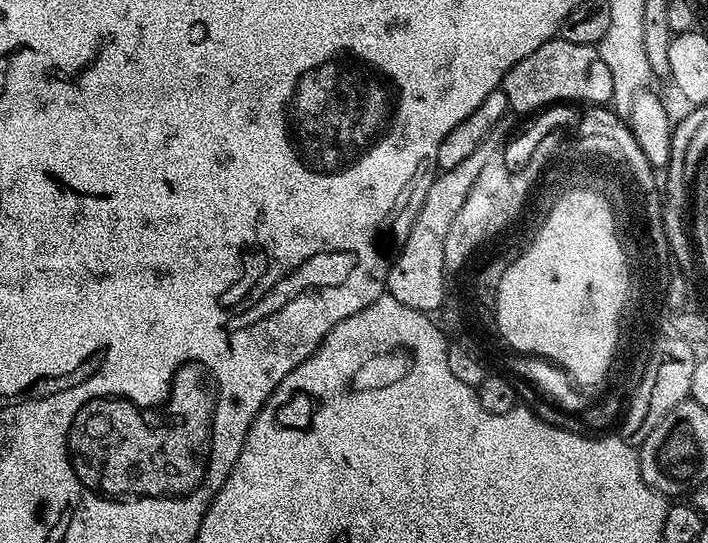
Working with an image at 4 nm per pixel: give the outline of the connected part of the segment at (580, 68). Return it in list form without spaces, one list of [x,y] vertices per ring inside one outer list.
[[[559,38],[538,46],[534,54],[526,54],[526,58],[504,76],[502,87],[513,113],[532,112],[535,108],[544,110],[561,102],[576,102],[574,100],[581,100],[584,106],[604,106],[614,94],[614,82],[610,79],[606,62],[602,62],[599,47]]]

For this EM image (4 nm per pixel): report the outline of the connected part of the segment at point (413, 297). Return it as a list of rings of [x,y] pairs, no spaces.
[[[483,155],[481,159],[470,157],[454,170],[440,172],[432,181],[424,201],[420,207],[420,213],[416,215],[416,221],[412,223],[412,229],[408,231],[408,237],[399,245],[394,259],[388,270],[387,295],[398,298],[402,306],[410,306],[410,310],[418,310],[429,314],[436,314],[439,308],[445,307],[446,300],[440,296],[440,284],[446,278],[445,243],[446,234],[457,217],[458,210],[468,195],[468,184],[476,180],[476,172],[479,171],[481,160],[488,164],[491,155]]]

